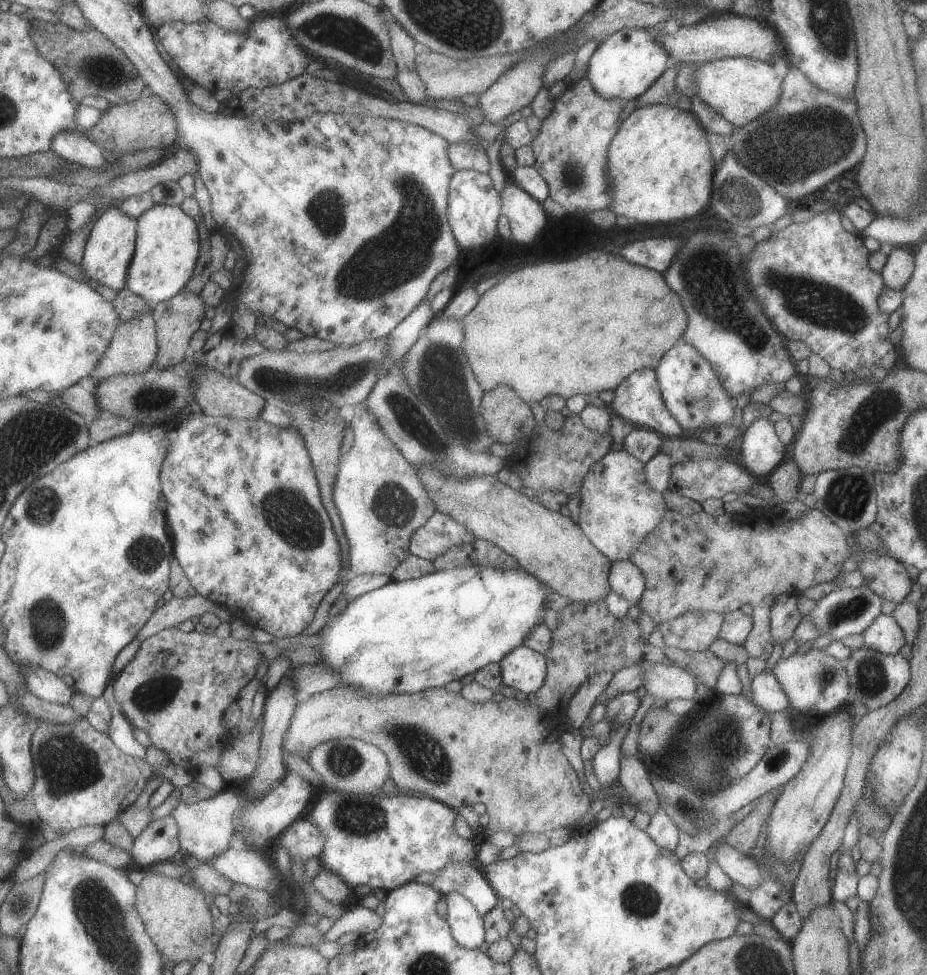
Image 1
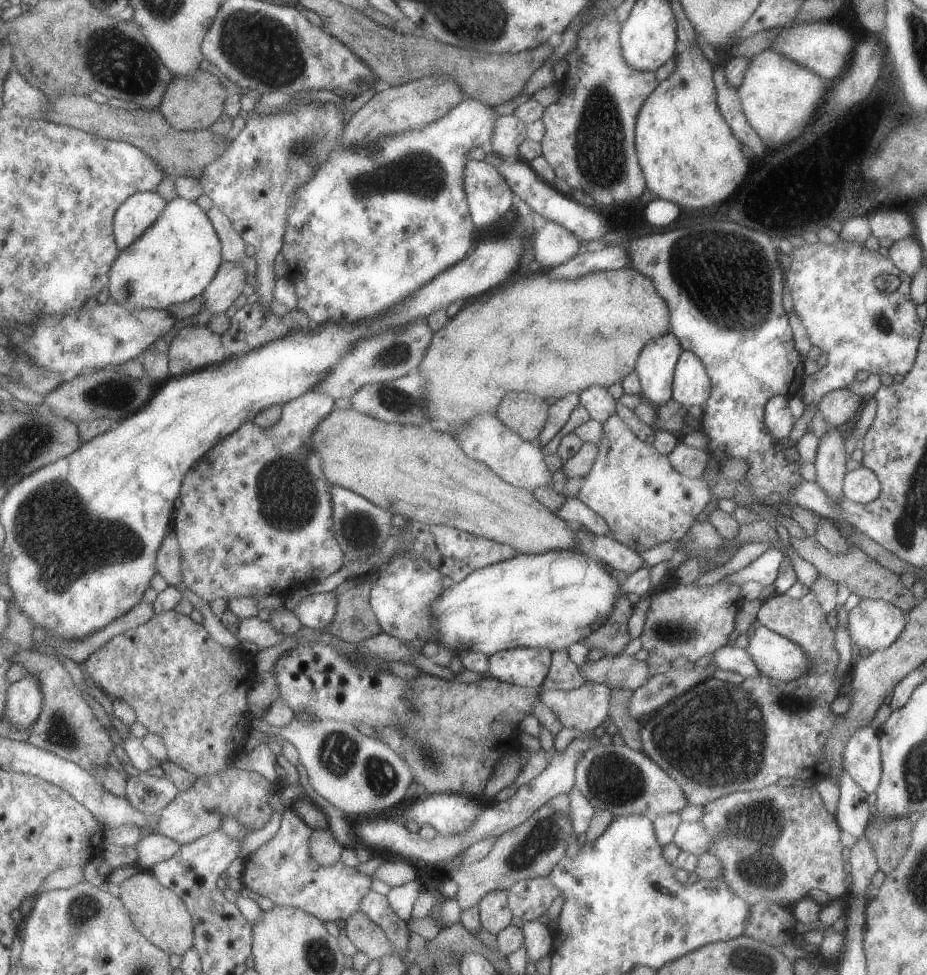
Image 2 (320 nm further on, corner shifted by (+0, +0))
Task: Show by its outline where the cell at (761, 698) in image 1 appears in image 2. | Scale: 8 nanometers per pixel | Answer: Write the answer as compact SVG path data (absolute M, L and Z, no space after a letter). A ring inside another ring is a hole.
M724 644L711 654L710 663L715 669L740 674L744 679L759 675L747 651L734 644Z

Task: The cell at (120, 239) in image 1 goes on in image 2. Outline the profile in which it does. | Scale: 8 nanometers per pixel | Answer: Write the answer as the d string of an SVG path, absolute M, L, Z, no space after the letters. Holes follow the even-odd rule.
M154 191L135 193L119 208L114 220L114 233L122 251L139 240L159 220L169 203Z

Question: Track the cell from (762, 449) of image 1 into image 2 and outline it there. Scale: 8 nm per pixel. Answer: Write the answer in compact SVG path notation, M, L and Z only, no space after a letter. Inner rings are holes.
M772 396L764 406L764 423L768 433L771 433L776 440L787 442L787 436L791 432L791 426L795 420L791 417L787 400L789 396Z

